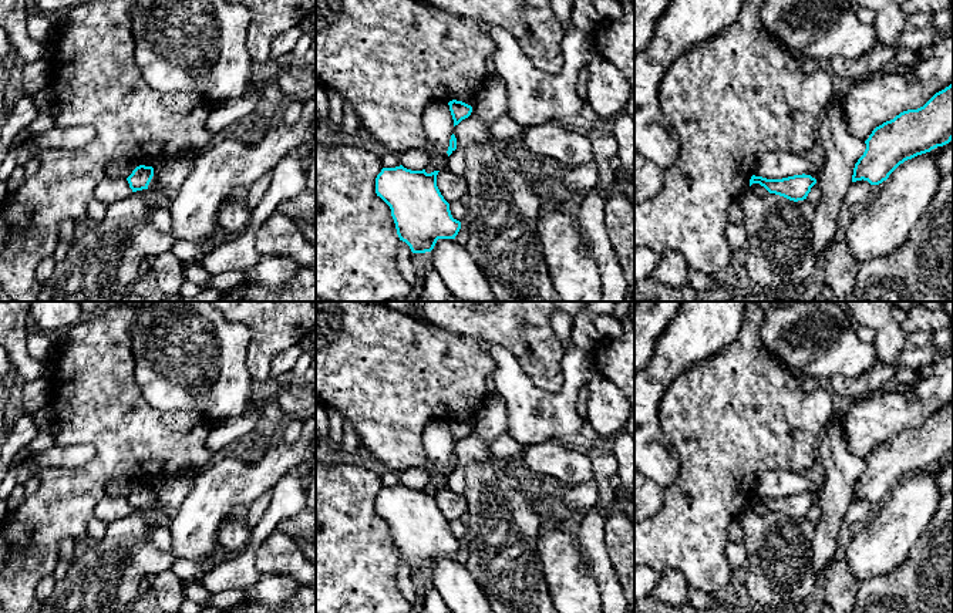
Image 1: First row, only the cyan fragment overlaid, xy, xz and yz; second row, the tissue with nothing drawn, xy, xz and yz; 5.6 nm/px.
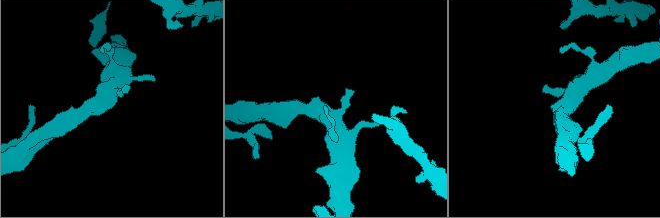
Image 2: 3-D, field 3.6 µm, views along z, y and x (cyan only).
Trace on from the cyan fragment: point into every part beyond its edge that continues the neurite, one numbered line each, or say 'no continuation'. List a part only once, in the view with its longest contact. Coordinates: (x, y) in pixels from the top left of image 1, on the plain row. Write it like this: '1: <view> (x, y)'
1: xz (470, 417)

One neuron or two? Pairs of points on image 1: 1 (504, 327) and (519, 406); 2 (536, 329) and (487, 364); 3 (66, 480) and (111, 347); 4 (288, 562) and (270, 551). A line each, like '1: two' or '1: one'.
1: two
2: two
3: one
4: one

